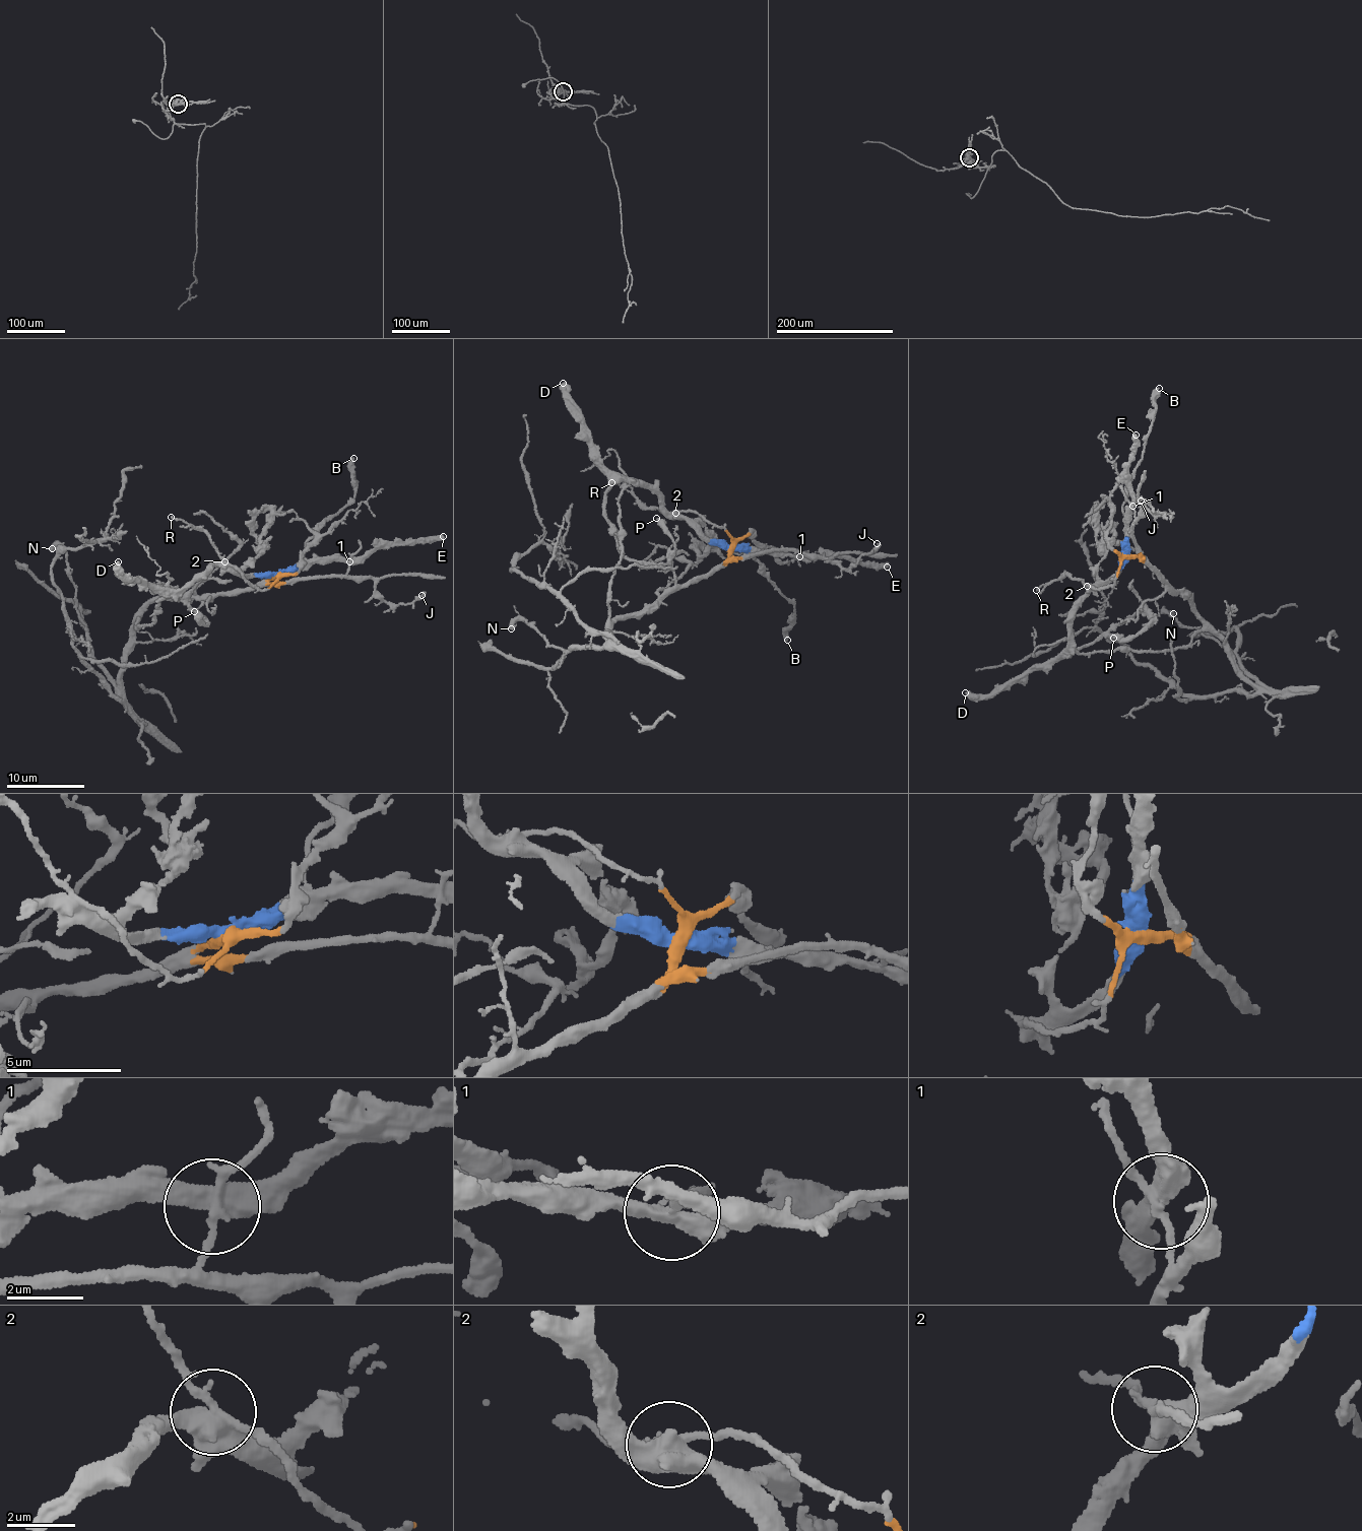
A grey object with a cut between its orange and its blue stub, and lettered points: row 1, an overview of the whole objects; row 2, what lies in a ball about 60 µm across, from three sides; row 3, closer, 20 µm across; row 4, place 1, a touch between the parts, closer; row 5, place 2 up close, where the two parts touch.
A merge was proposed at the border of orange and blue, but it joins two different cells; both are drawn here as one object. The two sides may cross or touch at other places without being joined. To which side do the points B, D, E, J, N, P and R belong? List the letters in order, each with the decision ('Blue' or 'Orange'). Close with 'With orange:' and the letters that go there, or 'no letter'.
B: Blue
D: Blue
E: Blue
J: Orange
N: Orange
P: Blue
R: Orange
With orange: J, N, R

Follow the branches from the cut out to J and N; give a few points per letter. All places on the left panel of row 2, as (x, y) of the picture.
J: (277, 576), (275, 579), (290, 583), (321, 576), (368, 577), (373, 580), (385, 602), (402, 605), (420, 595)
N: (277, 576), (245, 590), (153, 601), (138, 621), (118, 687), (98, 662), (67, 558), (61, 547), (52, 548)

